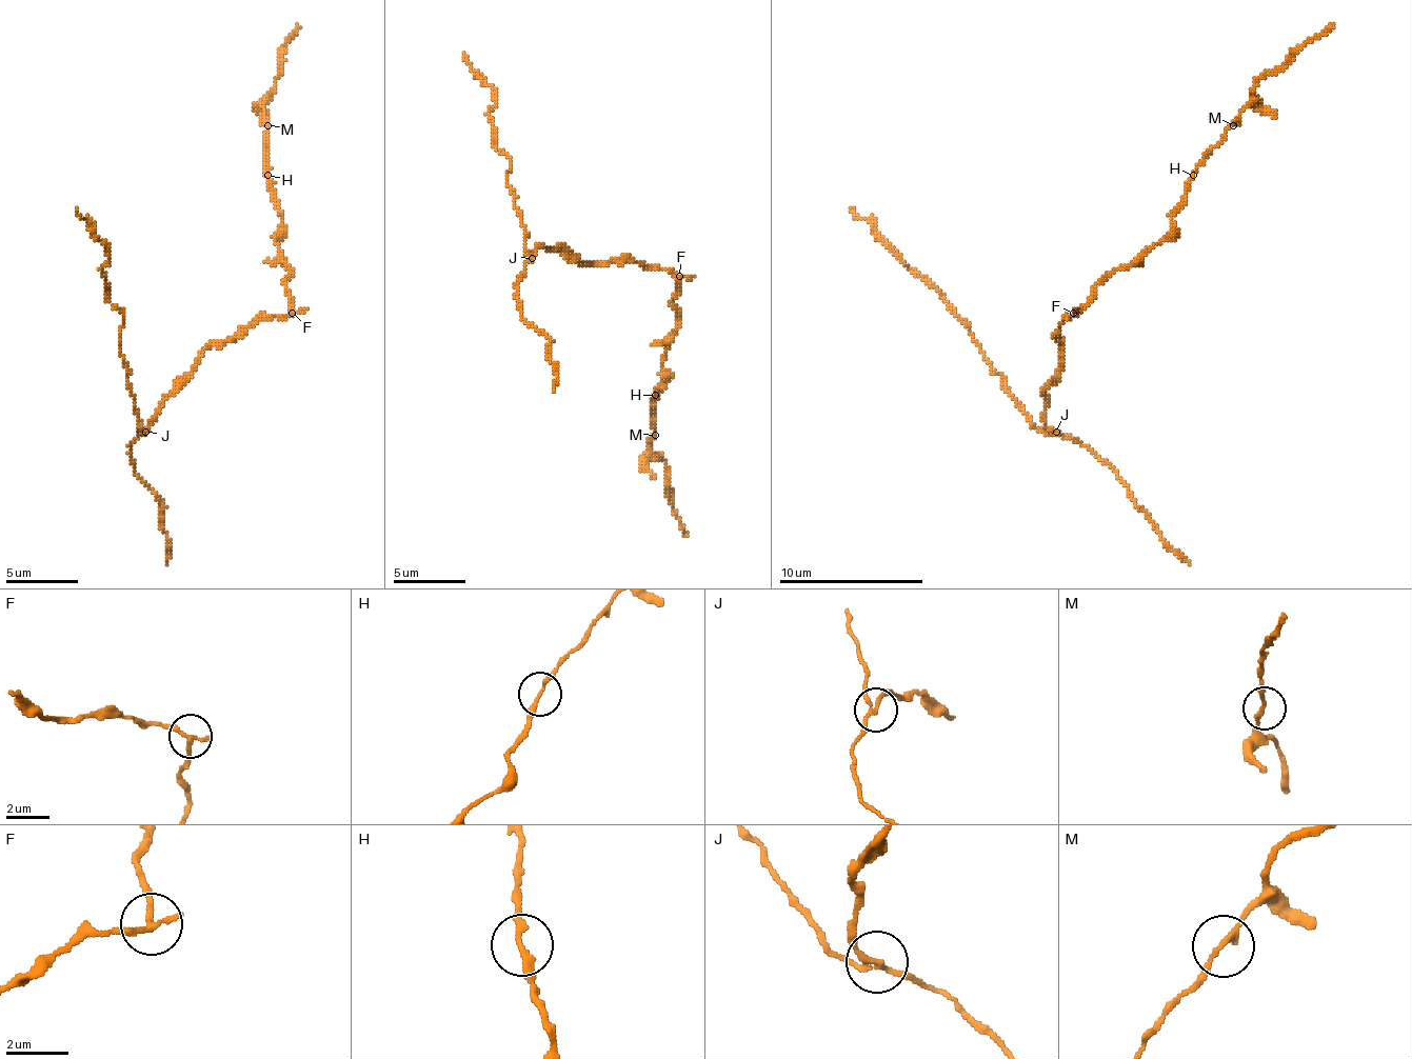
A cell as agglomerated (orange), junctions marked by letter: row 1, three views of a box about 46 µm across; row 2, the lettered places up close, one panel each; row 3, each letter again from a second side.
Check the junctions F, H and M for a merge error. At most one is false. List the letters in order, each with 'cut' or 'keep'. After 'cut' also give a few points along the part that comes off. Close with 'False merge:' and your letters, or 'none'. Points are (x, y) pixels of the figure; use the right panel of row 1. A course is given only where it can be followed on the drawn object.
F: cut; foreign part runs (1074, 313), (1059, 323), (1059, 377), (1045, 392), (1045, 432), (1013, 395), (945, 298), (851, 207)
H: keep
M: keep
False merge: F

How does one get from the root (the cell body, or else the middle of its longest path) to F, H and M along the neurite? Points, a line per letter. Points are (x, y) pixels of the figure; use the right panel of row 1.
F: (1059, 326), (1074, 313)
H: (1059, 326), (1099, 283), (1117, 270), (1135, 265), (1171, 230), (1171, 212), (1193, 175)
M: (1059, 326), (1099, 283), (1117, 270), (1135, 265), (1171, 230), (1171, 212), (1182, 200), (1186, 182), (1233, 125)

